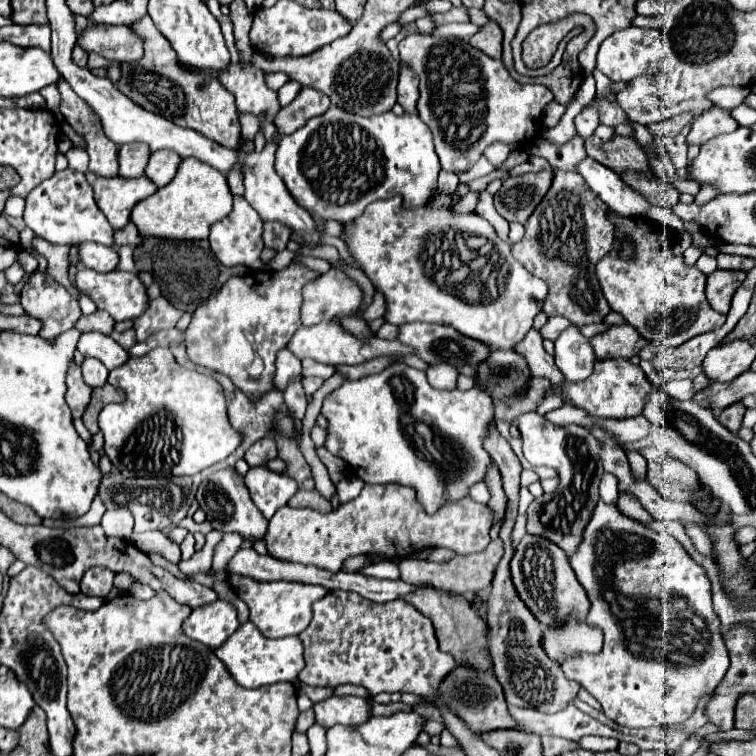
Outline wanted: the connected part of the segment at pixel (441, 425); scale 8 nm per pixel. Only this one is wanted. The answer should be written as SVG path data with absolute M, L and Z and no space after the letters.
M402 363L388 365L378 375L342 383L324 399L322 415L330 423L324 445L330 453L344 459L350 467L362 469L364 475L358 477L368 485L398 483L412 487L426 513L436 513L442 505L468 497L470 487L484 481L486 469L492 463L490 453L482 445L494 425L494 403L490 395L476 387L470 391L436 391L428 385L424 371Z

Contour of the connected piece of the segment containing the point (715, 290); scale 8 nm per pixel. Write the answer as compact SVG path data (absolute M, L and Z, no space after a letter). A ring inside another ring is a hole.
M716 269L714 273L710 273L708 281L706 281L706 295L708 295L712 309L716 309L720 313L728 313L732 295L736 293L736 289L744 281L744 277L746 277L746 273L742 273L742 271Z

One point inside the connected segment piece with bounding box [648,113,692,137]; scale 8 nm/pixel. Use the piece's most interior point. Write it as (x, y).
(670, 127)

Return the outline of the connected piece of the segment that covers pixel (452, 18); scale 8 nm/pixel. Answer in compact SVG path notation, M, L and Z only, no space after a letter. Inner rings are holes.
M454 7L450 9L448 13L444 15L432 15L432 19L438 23L438 25L444 25L444 23L468 23L468 7Z

